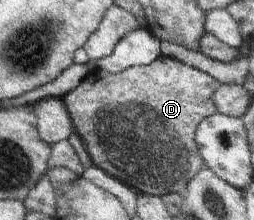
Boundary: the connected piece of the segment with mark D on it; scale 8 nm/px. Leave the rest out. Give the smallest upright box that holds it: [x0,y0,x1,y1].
[61,55,220,198]

